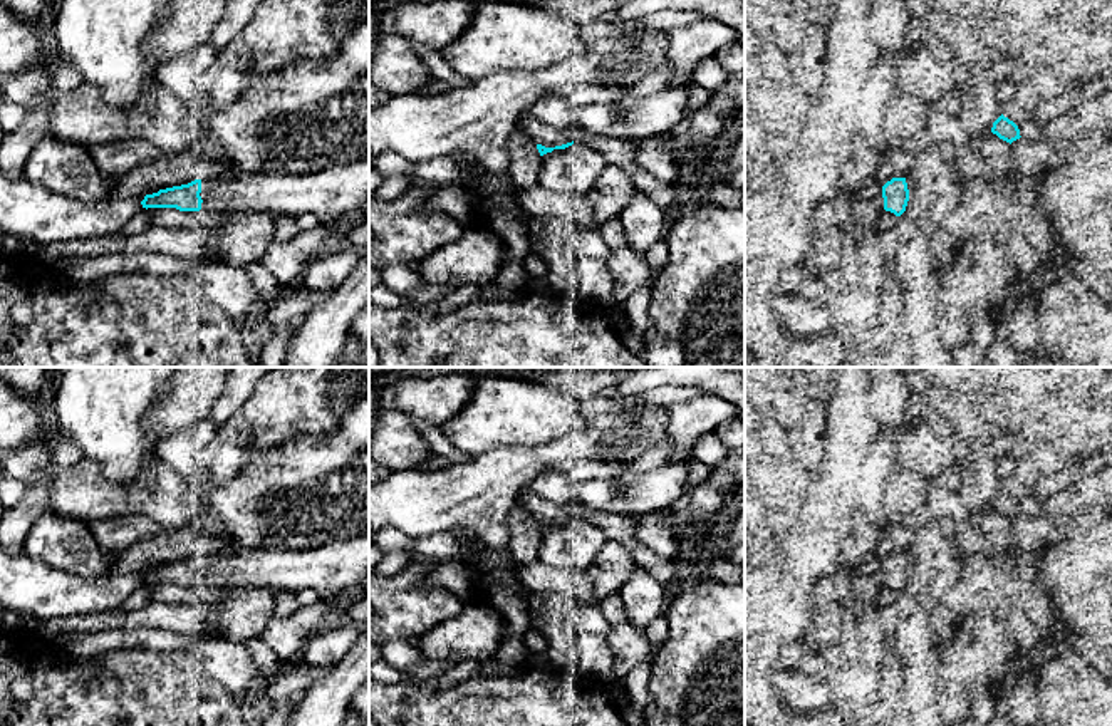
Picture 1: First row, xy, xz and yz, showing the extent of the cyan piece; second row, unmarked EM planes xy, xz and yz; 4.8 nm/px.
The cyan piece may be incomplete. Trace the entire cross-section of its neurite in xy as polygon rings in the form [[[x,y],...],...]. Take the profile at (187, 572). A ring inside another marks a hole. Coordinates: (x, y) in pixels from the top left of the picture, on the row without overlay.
[[[369,533],[329,542],[310,550],[273,547],[242,548],[233,555],[205,550],[188,560],[146,570],[143,583],[179,587],[272,587],[287,592],[312,589],[320,600],[337,600],[346,590],[369,583]]]

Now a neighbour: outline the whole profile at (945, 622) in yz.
[[[941,604],[934,612],[931,625],[936,639],[944,644],[958,630],[959,612]]]

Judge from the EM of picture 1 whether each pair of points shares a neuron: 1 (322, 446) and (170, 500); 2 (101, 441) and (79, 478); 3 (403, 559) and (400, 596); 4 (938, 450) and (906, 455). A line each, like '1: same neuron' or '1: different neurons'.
1: same neuron
2: different neurons
3: different neurons
4: same neuron

